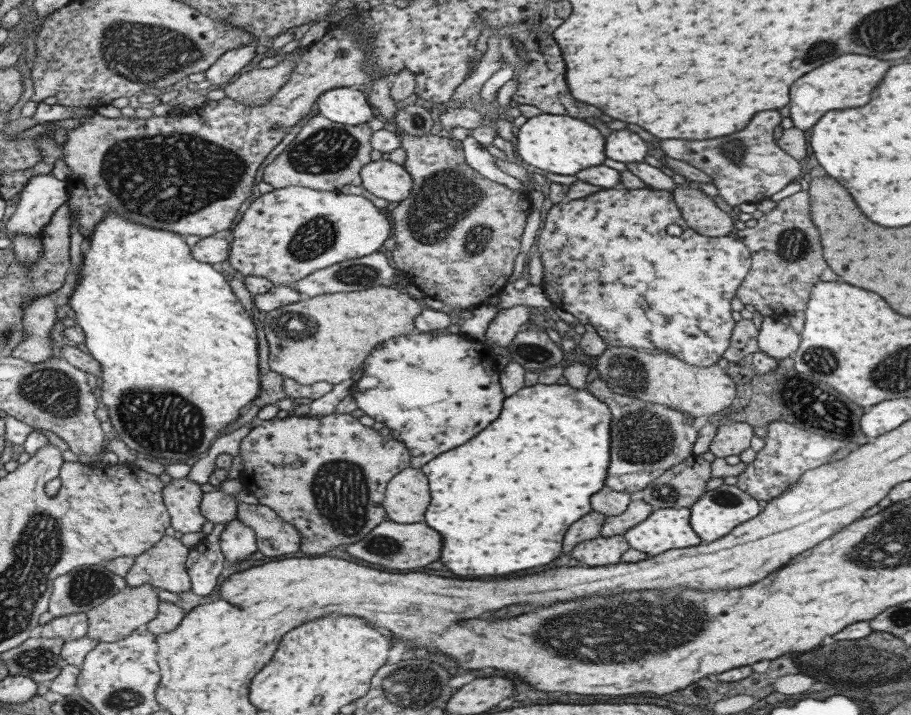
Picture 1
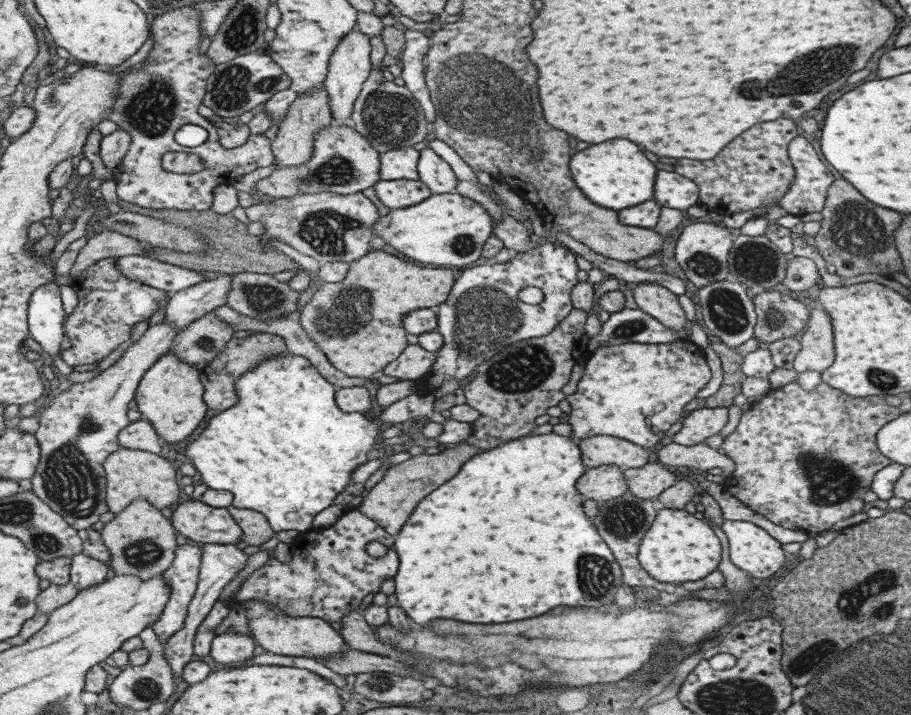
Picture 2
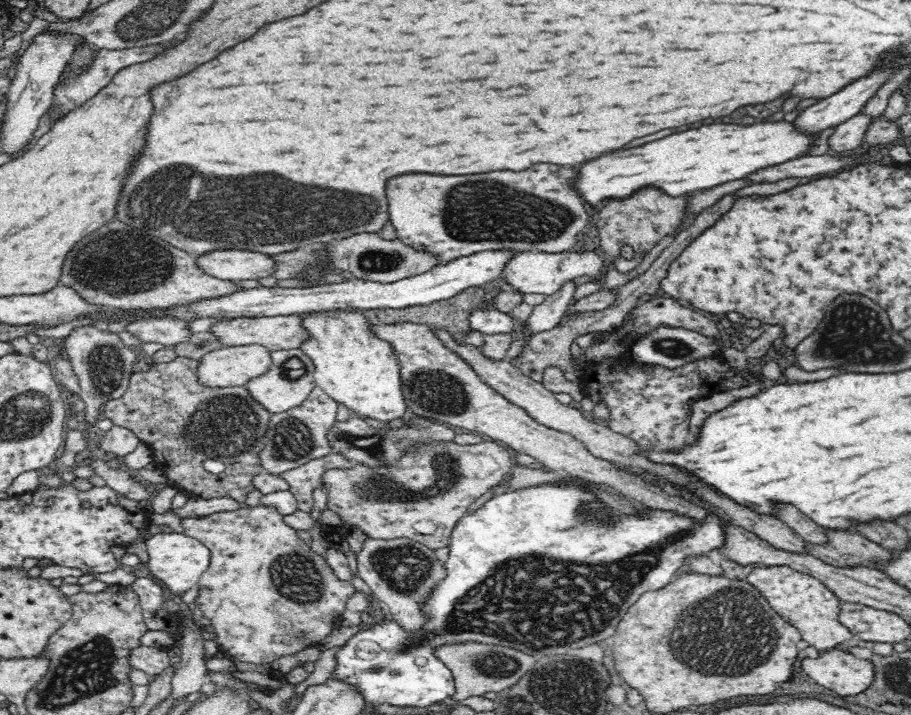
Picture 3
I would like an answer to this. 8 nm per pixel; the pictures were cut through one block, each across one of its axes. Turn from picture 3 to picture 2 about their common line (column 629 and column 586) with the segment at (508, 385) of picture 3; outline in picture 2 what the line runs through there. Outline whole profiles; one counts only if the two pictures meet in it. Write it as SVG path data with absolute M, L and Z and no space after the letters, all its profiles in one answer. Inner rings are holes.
M605 434L581 439L578 448L587 469L609 464L618 465L625 471L629 468L644 466L650 458L648 448Z

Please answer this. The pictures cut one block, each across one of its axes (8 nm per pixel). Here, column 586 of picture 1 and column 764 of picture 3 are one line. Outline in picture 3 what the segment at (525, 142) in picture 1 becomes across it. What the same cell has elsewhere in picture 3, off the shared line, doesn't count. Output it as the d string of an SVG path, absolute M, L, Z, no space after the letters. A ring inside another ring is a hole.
M764 122L764 124L752 124L752 126L710 124L710 126L700 126L696 130L670 134L666 138L648 142L644 146L602 154L602 158L598 158L598 160L594 158L578 168L578 178L574 184L576 184L582 200L592 206L600 204L602 200L628 198L630 194L634 194L636 190L640 190L644 186L660 188L670 196L682 196L690 194L694 190L704 190L704 188L712 188L712 186L718 186L725 182L744 179L745 176L760 170L760 168L774 166L780 162L786 162L790 158L798 158L808 150L810 140L812 140L812 136L796 132L796 128L790 122Z

